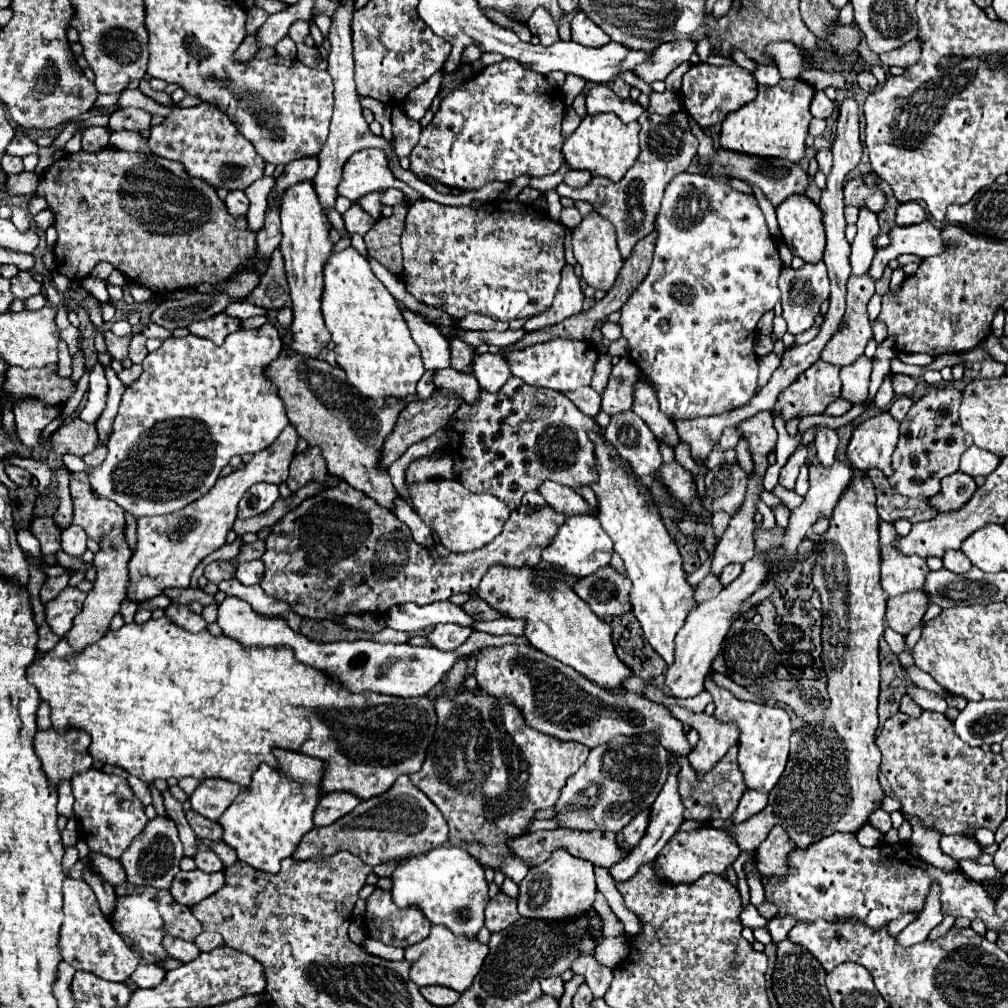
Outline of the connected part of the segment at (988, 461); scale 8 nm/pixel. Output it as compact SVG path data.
M971 445L963 455L961 455L961 471L971 475L971 477L977 477L977 475L989 475L997 469L999 465L999 457L977 447L977 445Z

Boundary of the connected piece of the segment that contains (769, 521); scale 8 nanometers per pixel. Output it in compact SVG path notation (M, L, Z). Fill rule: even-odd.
M763 499L757 501L757 511L763 515L763 527L765 529L771 529L775 527L775 517L773 517L773 511L763 503Z

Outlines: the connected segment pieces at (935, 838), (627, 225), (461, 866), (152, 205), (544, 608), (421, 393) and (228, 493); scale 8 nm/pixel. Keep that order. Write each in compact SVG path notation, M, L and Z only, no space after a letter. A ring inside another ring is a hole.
M907 819L913 825L913 839L909 845L913 855L927 859L927 863L933 863L935 867L957 867L957 863L953 863L953 859L949 859L949 855L945 855L939 847L939 835L937 831L925 831L925 827L921 827L921 823L913 823L913 819Z
M677 111L673 115L645 113L645 115L641 115L639 125L641 125L641 133L639 133L641 153L639 153L635 165L625 173L625 177L621 181L615 183L605 177L595 177L593 183L589 183L589 187L581 187L581 189L573 189L565 183L557 185L559 197L571 197L573 201L577 201L577 199L589 201L601 217L605 217L607 221L613 223L623 259L629 257L631 249L635 247L635 243L639 239L643 239L645 235L649 235L653 231L653 223L655 223L667 183L675 175L683 173L689 167L689 163L695 157L697 147L699 147L697 137L691 133L687 111Z
M445 843L427 851L425 855L405 859L399 863L391 879L391 895L397 907L421 905L421 911L431 923L445 925L455 935L475 937L485 923L483 913L489 903L489 885L481 863L477 863L477 859L473 859L463 847L453 847Z
M105 147L101 151L95 151L95 153L89 153L89 151L77 151L77 153L71 153L71 155L63 155L61 159L57 159L39 179L39 187L37 191L33 193L35 197L43 197L47 201L47 209L53 211L53 217L55 217L55 229L59 231L59 245L55 243L55 261L57 261L57 271L67 275L71 281L81 281L85 279L93 267L101 261L107 261L111 263L115 269L119 269L127 279L131 279L133 283L139 283L139 285L145 285L147 289L151 289L155 295L167 295L167 293L173 293L173 291L179 291L179 289L185 289L185 287L199 287L203 283L223 283L223 281L229 281L233 275L237 275L239 271L247 269L249 263L253 263L253 271L257 275L263 275L269 267L269 259L261 259L257 255L257 233L249 229L247 225L247 217L241 215L241 217L233 217L229 215L225 203L219 199L217 191L213 187L209 187L207 181L199 179L199 177L191 177L187 171L183 171L185 167L179 163L179 161L169 161L165 157L159 157L159 155L151 155L151 153L129 153L129 151L121 151L121 149L115 149L115 147Z
M493 567L493 571L489 571L489 575L485 575L481 581L481 587L477 587L477 593L491 607L497 607L497 611L501 611L505 617L525 619L525 637L535 649L573 667L577 673L607 691L623 691L623 681L629 679L633 671L621 663L615 653L611 625L601 621L569 585L557 583L553 591L537 591L529 579L529 567L523 567L521 571L505 571L505 567ZM557 615L561 617L557 619Z
M426 371L417 383L416 392L419 401L425 401L435 393L437 387L433 385L433 373L433 371Z
M289 425L281 433L281 439L277 439L275 447L269 447L269 451L253 455L253 459L247 465L243 465L243 469L237 469L227 477L219 477L213 489L205 493L201 499L189 503L189 507L183 507L173 515L139 517L137 551L129 561L129 599L147 601L167 587L189 587L195 567L209 553L225 545L227 531L233 527L233 521L237 519L237 503L243 497L243 493L259 481L279 485L289 477L289 463L293 459L297 441L297 431L293 431L293 427Z

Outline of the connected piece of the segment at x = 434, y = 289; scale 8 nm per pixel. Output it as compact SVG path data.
M419 199L409 205L405 223L401 235L403 281L417 301L441 307L455 319L463 319L469 313L481 313L497 321L533 317L551 307L565 265L565 251L563 229L551 221L545 211L519 201L491 201L473 209L469 205L451 207Z

